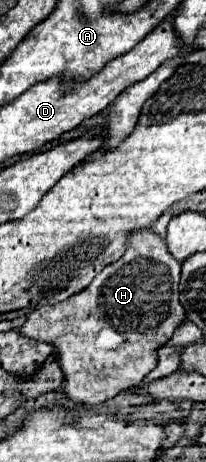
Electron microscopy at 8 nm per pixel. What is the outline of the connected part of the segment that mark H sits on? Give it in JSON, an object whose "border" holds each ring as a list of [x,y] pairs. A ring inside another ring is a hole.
{"border":[[[139,228],[137,232],[129,234],[127,250],[121,260],[105,266],[85,290],[69,296],[65,302],[35,308],[19,332],[27,338],[39,338],[55,348],[57,362],[65,376],[63,394],[69,400],[89,406],[101,404],[127,388],[139,386],[145,374],[157,364],[155,350],[161,348],[173,336],[175,328],[185,320],[185,310],[179,302],[179,276],[181,262],[173,260],[165,238],[153,232],[153,228]],[[103,330],[109,330],[109,342],[97,342],[97,336]]]}

